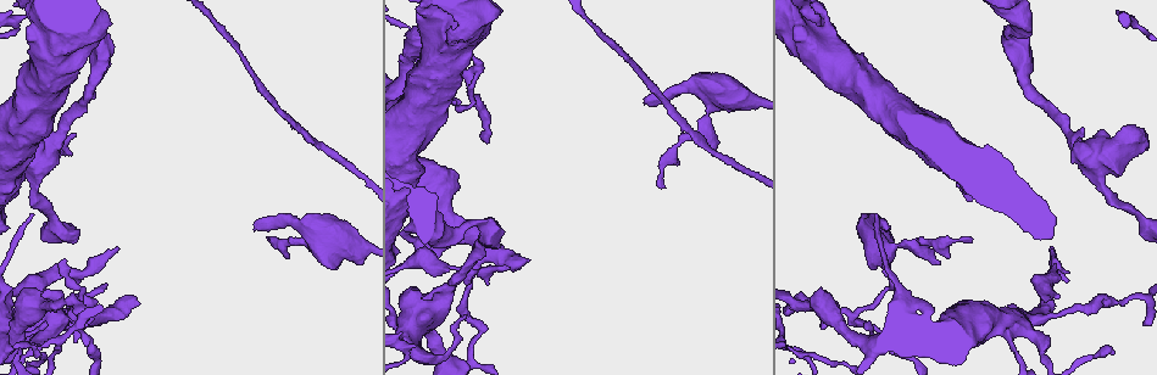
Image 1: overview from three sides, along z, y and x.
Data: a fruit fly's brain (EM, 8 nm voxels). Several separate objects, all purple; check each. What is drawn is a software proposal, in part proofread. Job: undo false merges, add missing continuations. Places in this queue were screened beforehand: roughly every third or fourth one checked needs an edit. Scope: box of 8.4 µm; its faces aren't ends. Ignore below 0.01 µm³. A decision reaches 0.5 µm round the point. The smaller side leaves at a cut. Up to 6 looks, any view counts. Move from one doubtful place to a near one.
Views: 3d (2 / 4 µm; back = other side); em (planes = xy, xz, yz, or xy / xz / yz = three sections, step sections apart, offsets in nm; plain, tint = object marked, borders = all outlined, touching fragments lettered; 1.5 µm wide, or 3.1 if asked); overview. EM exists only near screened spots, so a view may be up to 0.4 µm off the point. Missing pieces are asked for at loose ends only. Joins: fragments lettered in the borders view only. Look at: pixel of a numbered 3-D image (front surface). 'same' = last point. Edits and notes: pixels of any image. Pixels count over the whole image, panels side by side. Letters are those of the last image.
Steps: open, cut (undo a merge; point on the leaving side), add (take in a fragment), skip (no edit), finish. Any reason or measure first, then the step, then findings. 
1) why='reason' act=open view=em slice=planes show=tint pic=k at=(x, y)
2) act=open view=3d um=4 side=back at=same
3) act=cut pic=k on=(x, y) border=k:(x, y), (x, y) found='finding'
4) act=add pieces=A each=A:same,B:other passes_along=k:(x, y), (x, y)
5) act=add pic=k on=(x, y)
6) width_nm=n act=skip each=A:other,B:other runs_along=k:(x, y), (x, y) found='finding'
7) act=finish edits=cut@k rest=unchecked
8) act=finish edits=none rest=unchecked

why='branch stops here' act=open view=3d um=2 pic=1 at=(429, 298)

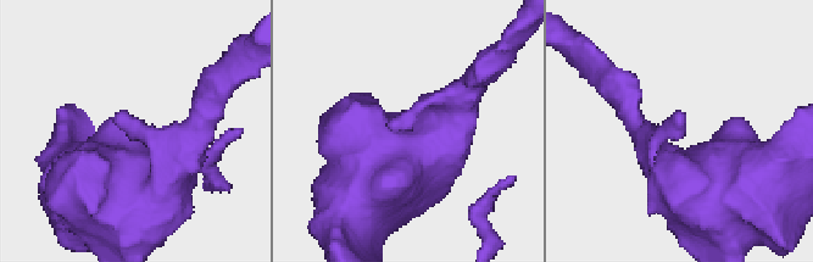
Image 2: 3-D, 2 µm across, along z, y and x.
arm_widths_nm=220,550 act=open view=em slice=xz step=4 show=borders pic=2 at=(671, 115)

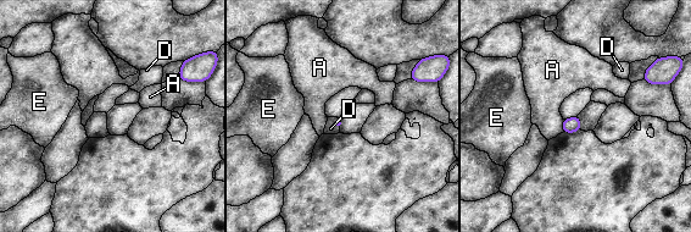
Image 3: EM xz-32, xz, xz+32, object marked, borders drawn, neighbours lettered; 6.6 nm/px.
why='another direction' act=open view=em slice=yz step=4 show=borders at=same

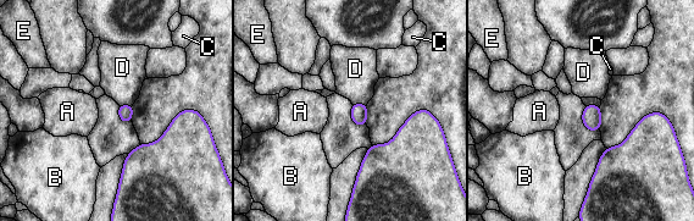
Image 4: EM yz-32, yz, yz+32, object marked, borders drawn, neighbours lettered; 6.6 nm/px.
act=skip each=A:other,B:other,C:other,D:other,E:other border=4:(366, 104), (355, 103), (353, 105) found='no lettered fragment goes on from it'

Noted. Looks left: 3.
why='thin neck' act=open view=em slice=xy step=4 show=tint pic=1 at=(89, 303)

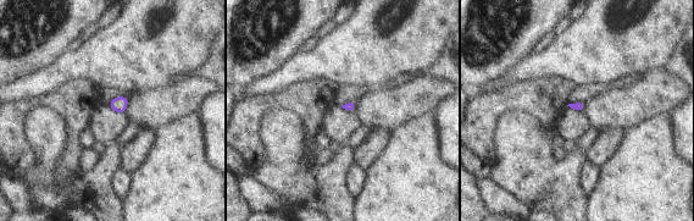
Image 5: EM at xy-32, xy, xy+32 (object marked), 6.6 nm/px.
why='cut it another way' act=open view=em slice=planes show=borders at=same

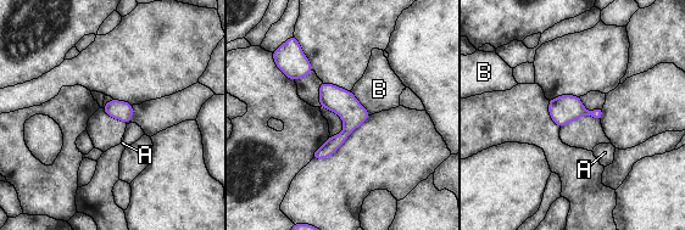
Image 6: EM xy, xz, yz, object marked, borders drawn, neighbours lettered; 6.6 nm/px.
act=skip each=A:other,B:other runs_along=6:(329, 87), (347, 129), (316, 156) found='all the same neuron'

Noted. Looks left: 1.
act=finish edits=none rest=unchecked

